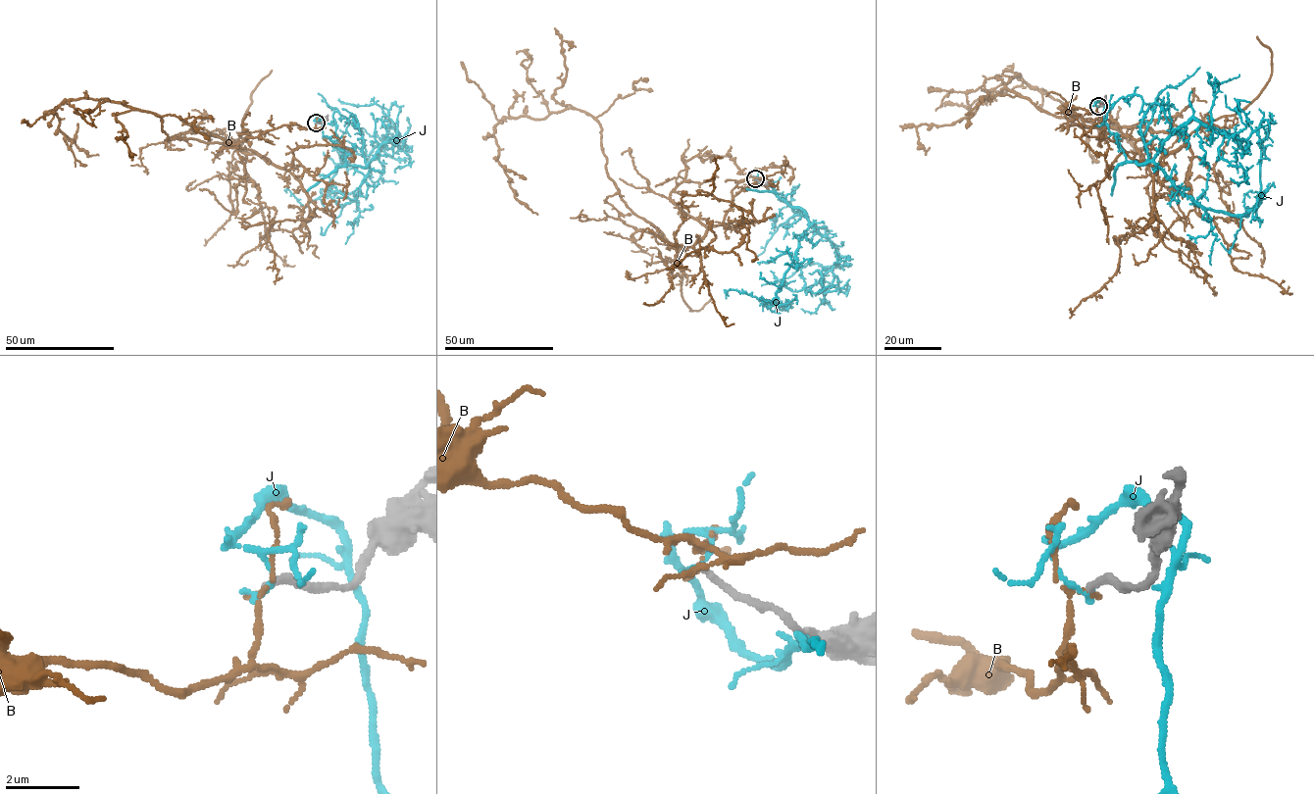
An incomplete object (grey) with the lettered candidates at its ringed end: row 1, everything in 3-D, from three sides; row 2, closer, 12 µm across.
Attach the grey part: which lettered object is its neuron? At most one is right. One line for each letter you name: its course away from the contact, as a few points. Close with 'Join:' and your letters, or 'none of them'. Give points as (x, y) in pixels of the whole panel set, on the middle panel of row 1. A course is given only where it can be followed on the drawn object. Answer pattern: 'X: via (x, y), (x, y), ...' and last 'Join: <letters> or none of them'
Join: none of them

